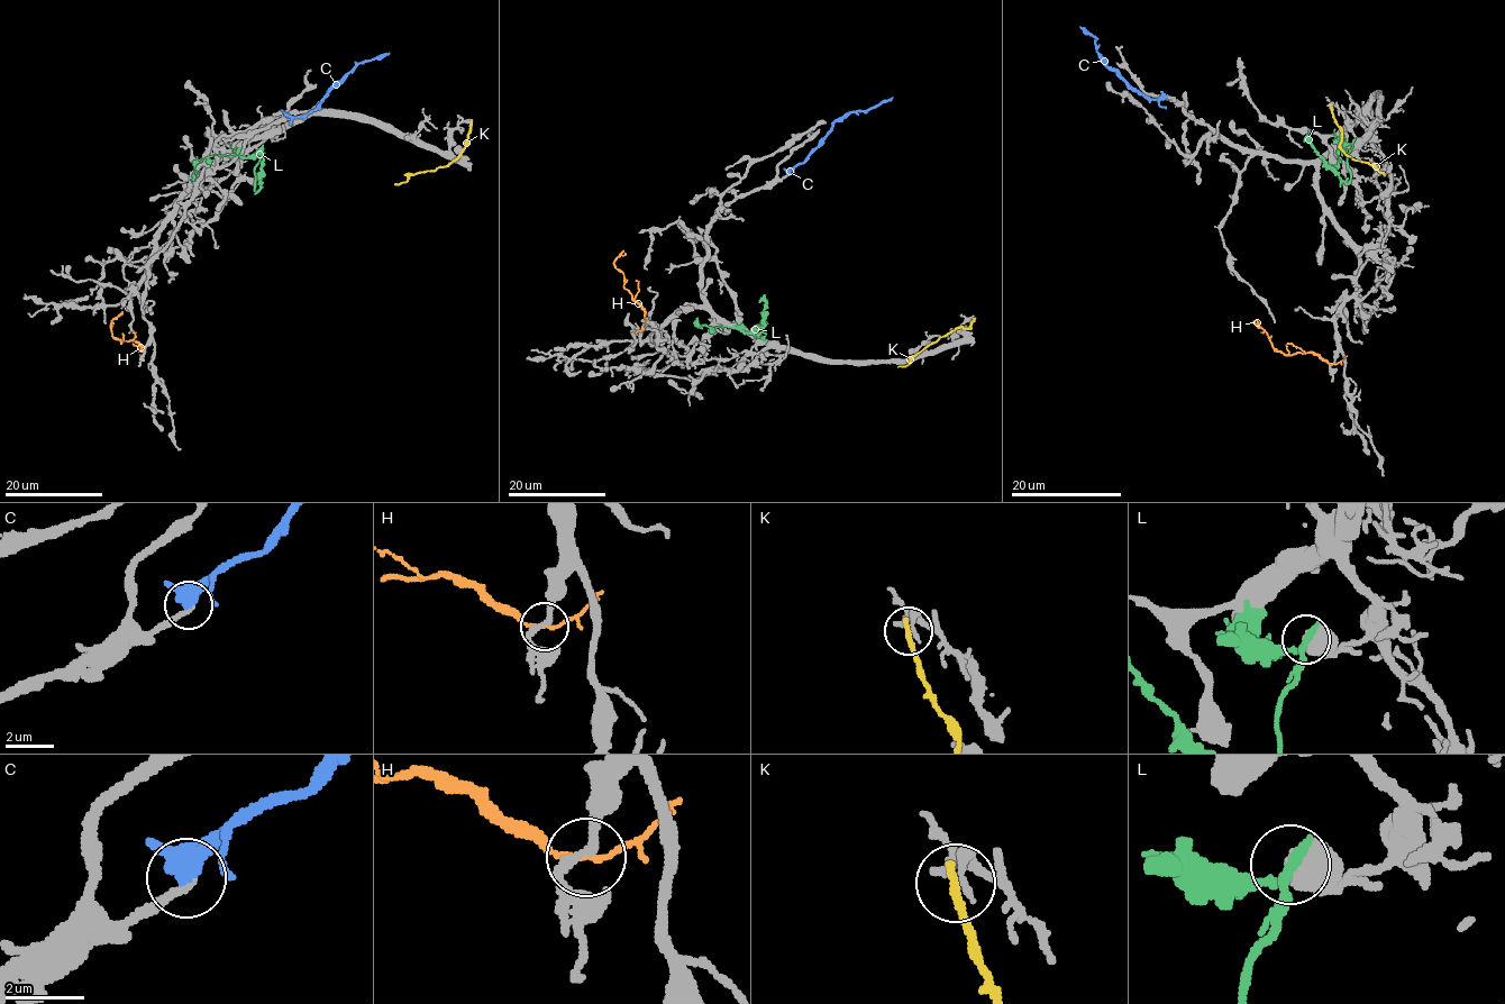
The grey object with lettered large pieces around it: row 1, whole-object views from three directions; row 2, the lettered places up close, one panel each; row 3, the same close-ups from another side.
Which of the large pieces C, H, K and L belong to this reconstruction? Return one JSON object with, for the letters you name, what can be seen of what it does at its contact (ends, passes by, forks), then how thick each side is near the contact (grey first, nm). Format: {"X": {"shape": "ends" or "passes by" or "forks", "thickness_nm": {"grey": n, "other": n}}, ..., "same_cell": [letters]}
{"C": {"shape": "passes by", "thickness_nm": {"grey": 280, "other": 480}}, "same_cell": ["C"]}

